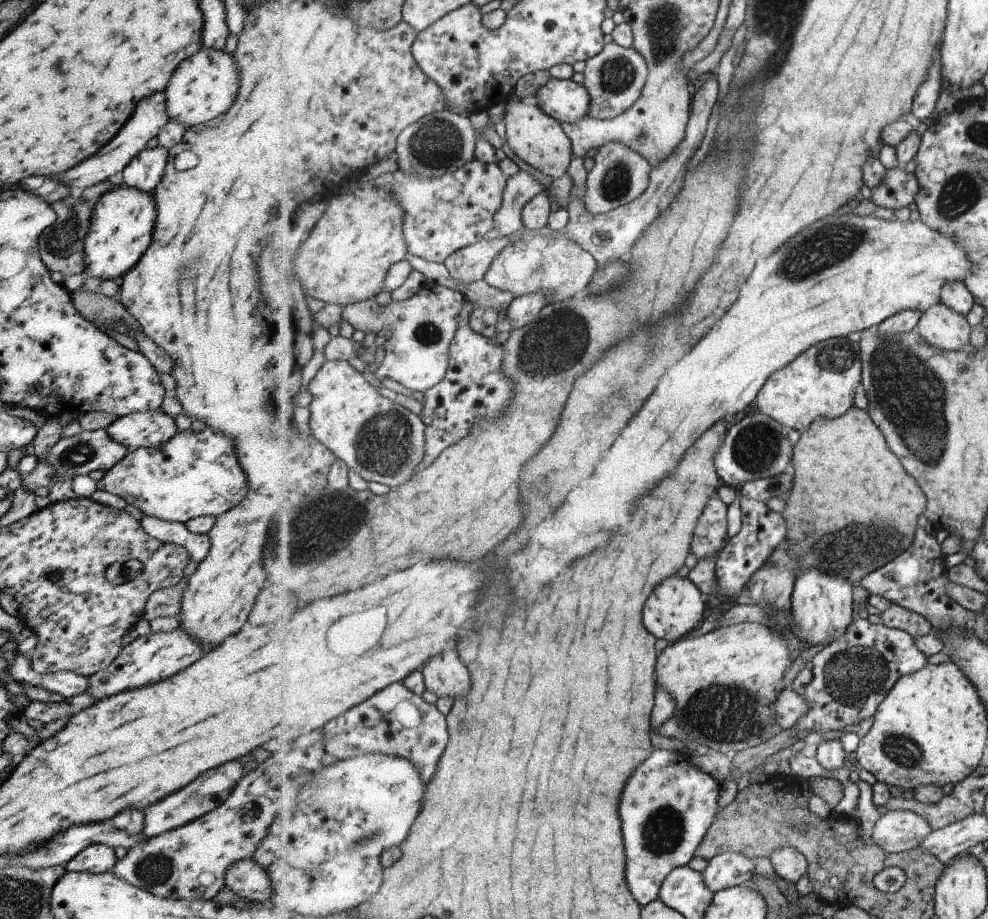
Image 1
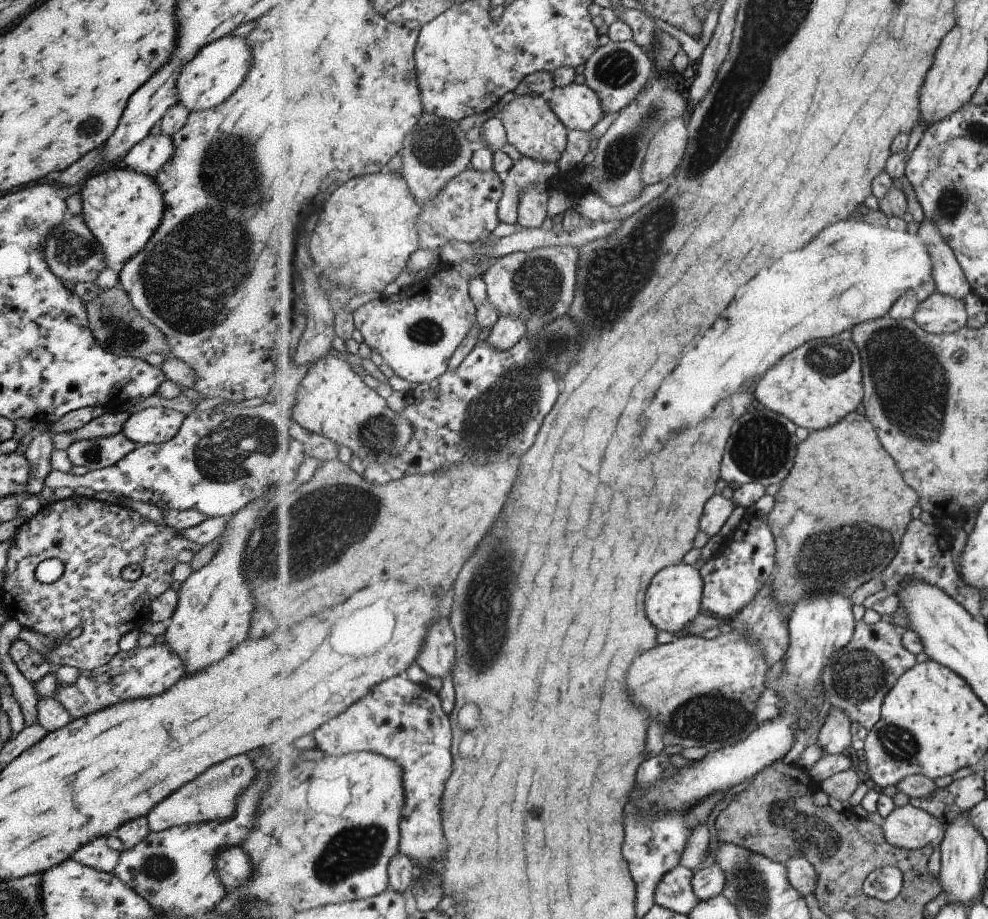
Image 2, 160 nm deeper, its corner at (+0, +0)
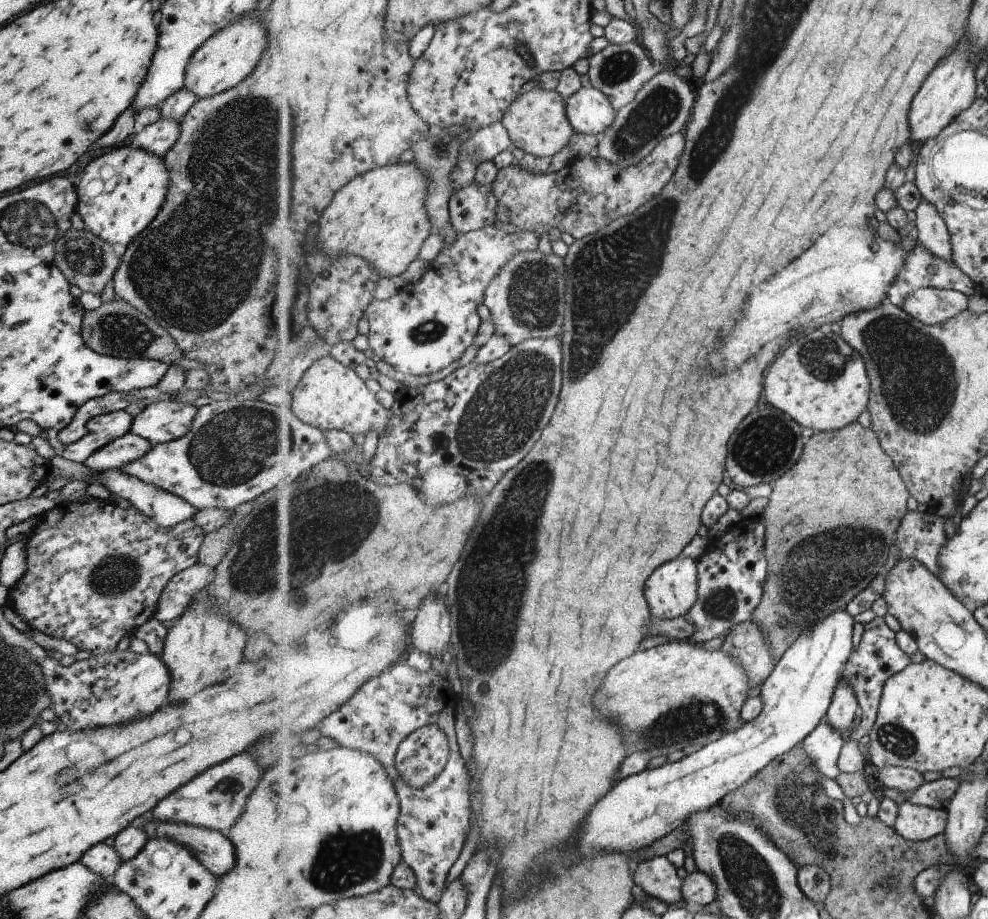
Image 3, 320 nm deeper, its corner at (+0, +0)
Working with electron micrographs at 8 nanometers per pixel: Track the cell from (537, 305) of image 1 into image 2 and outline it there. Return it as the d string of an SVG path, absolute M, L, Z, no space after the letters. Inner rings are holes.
M501 316L491 328L489 344L498 351L513 348L523 337L527 336L528 328L523 319L512 316Z

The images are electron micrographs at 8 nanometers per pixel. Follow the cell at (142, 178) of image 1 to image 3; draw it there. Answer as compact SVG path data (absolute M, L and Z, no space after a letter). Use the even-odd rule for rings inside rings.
M159 117L155 122L134 133L131 144L161 157L179 136L180 124L175 119Z

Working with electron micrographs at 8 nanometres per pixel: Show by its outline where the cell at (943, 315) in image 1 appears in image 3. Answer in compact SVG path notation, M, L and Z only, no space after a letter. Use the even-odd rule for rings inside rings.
M921 287L905 297L902 308L926 325L936 325L967 310L969 298L955 289Z

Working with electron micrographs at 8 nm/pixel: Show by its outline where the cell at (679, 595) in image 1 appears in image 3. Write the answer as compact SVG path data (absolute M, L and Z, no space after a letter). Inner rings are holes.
M679 556L667 564L663 564L655 574L647 580L646 599L651 607L653 616L674 619L685 617L698 601L698 561L690 556Z

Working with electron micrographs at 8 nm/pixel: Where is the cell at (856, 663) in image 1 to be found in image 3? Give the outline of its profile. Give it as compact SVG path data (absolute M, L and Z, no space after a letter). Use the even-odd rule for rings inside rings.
M875 617L870 623L864 624L864 633L856 652L850 656L844 671L843 679L847 679L857 693L862 715L860 723L851 733L853 738L861 740L865 734L870 734L878 717L878 708L882 700L884 685L894 674L905 670L911 664L909 655L898 645L896 632L893 632L887 622L881 617Z

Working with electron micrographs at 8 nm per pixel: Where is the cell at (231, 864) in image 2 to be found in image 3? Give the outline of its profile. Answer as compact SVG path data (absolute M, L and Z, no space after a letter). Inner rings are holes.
M147 820L142 829L147 839L157 836L185 847L214 877L223 876L234 865L232 844L220 831L155 820Z

